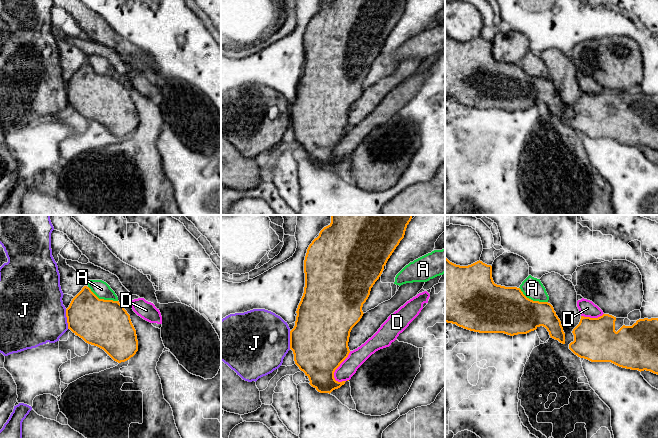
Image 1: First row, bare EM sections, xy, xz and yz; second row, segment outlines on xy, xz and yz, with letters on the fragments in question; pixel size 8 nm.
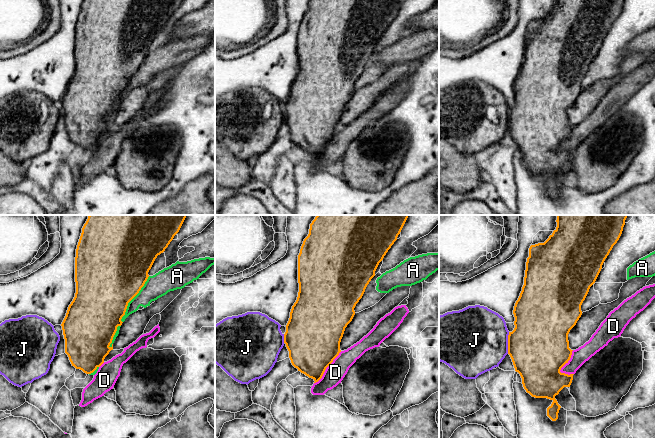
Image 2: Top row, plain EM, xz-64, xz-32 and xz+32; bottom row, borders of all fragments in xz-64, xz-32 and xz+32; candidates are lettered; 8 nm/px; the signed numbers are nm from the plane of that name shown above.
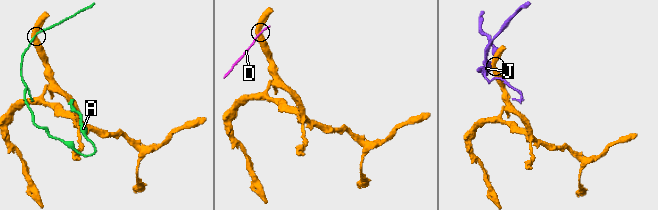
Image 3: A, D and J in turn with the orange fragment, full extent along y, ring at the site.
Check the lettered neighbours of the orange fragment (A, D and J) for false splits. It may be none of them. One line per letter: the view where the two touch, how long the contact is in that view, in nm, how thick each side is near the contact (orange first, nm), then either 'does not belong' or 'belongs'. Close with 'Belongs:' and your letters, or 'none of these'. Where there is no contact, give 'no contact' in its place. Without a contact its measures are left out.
A: meets orange in xy; contact 260 nm long; 380 nm thick on the orange side, 140 nm on the other; does not belong
D: meets orange in xz; contact 280 nm long; 460 nm thick on the orange side, 140 nm on the other; does not belong
J: meets orange in xy; contact 160 nm long; 380 nm thick on the orange side, 460 nm on the other; does not belong
Belongs: none of these

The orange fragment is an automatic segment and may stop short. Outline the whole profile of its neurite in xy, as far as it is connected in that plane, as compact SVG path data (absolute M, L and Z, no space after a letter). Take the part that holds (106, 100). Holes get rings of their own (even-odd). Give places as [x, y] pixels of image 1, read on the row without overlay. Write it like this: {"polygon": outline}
{"polygon": "M84 62L66 85L66 93L68 105L86 119L103 125L118 139L129 136L138 127L136 106L119 77L99 75L89 63Z"}

